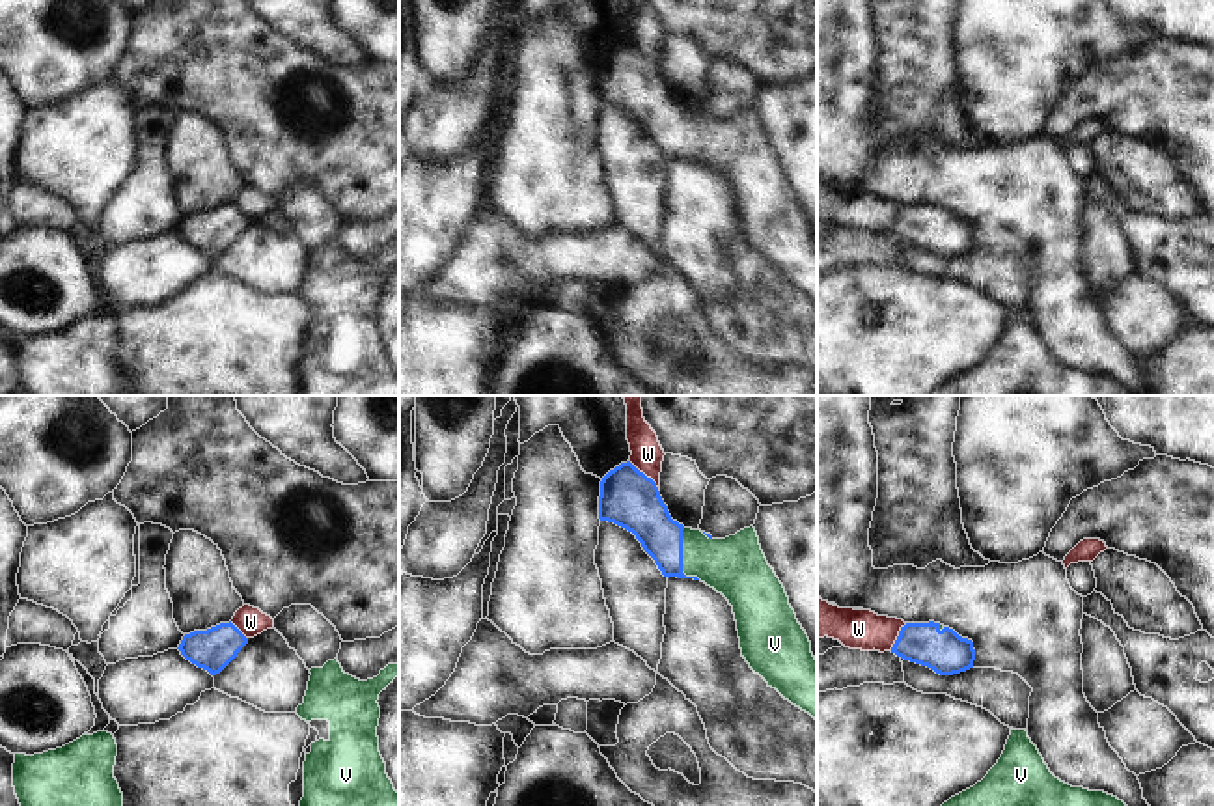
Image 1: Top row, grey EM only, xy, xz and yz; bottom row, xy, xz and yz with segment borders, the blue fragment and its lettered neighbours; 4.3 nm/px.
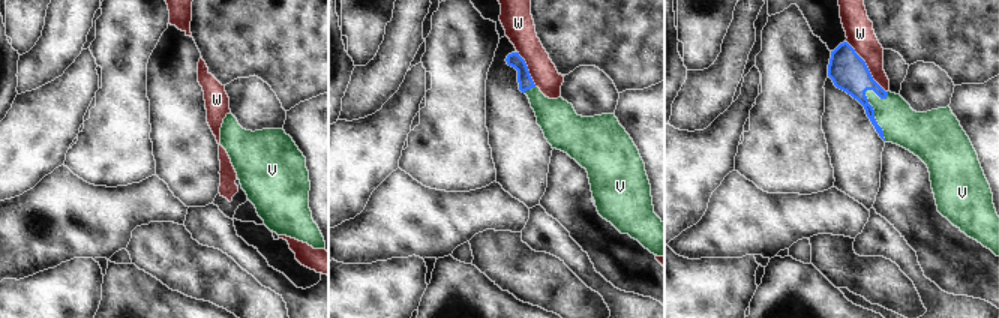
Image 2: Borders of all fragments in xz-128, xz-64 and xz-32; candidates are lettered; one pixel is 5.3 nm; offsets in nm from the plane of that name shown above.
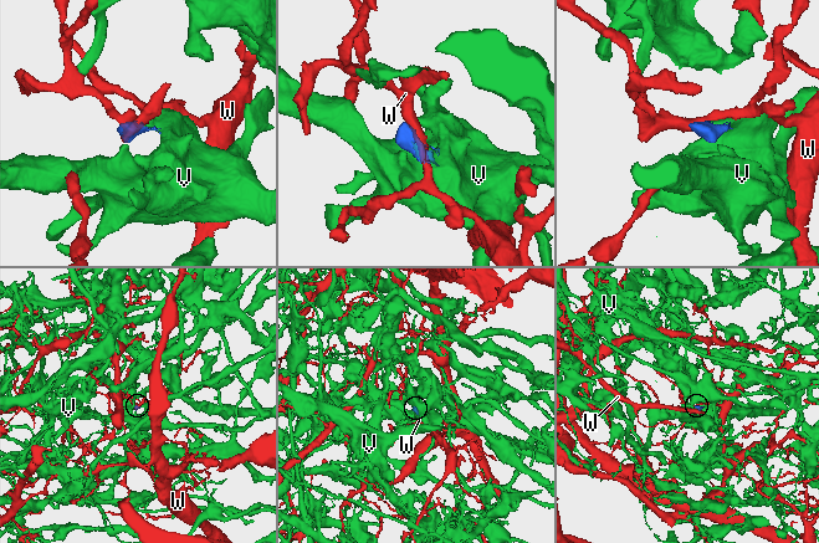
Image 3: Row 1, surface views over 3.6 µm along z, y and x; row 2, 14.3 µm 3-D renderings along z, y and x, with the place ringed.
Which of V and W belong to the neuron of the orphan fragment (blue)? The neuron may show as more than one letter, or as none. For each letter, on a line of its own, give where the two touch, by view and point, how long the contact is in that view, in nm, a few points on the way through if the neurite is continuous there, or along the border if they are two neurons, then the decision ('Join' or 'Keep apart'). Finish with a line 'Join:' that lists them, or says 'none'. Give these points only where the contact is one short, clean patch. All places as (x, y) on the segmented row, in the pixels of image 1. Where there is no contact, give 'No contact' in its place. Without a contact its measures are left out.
V: Touches blue at xz (681, 558). Shared border 240 nm. Path across: xz (644, 514), (681, 558), (705, 558), (735, 566). Join
W: Touches blue at xz (644, 474). Shared border 190 nm. Boundary: xz (629, 461), (659, 491). Keep apart
Join: V.

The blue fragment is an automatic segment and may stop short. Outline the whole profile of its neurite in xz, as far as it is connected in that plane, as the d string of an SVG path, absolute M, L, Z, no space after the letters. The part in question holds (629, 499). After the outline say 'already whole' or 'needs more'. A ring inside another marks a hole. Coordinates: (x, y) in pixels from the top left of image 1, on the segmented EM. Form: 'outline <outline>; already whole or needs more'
outline M630 461L600 481L599 519L636 535L664 577L694 578L722 593L733 606L742 657L768 687L817 720L817 659L811 642L789 604L783 584L768 565L753 526L725 539L684 528L671 519L656 483Z; needs more

